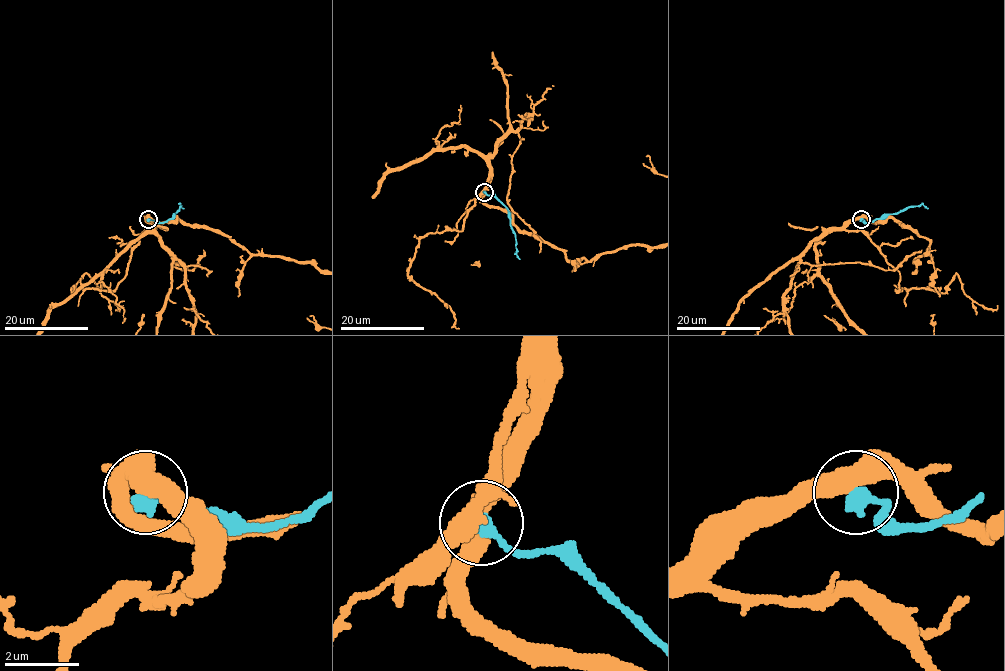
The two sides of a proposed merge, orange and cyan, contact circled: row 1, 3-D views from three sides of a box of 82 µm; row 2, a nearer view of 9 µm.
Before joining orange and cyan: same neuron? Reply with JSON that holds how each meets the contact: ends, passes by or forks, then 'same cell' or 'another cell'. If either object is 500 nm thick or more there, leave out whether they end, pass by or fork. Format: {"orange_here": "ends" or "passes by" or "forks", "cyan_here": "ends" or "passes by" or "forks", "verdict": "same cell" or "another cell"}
{"verdict": "another cell"}

